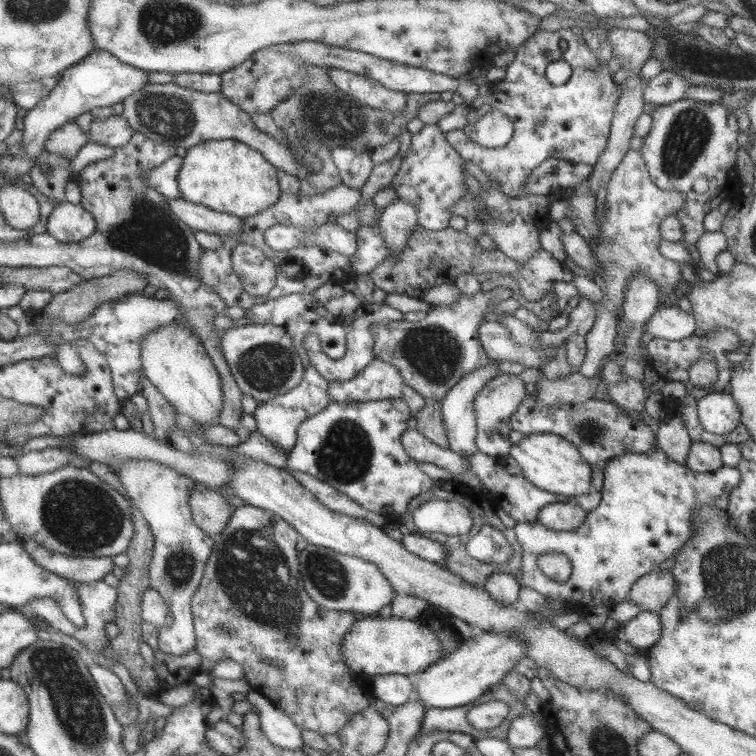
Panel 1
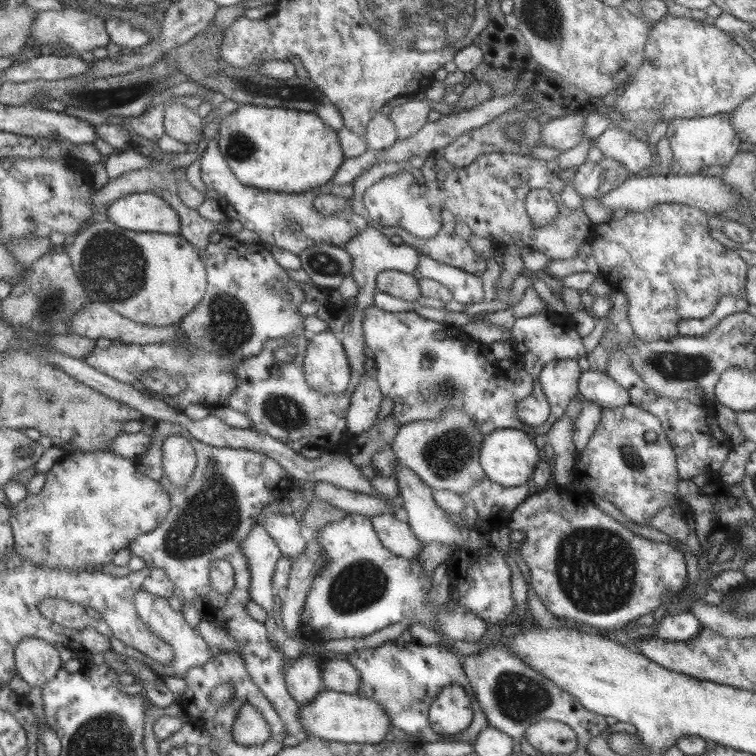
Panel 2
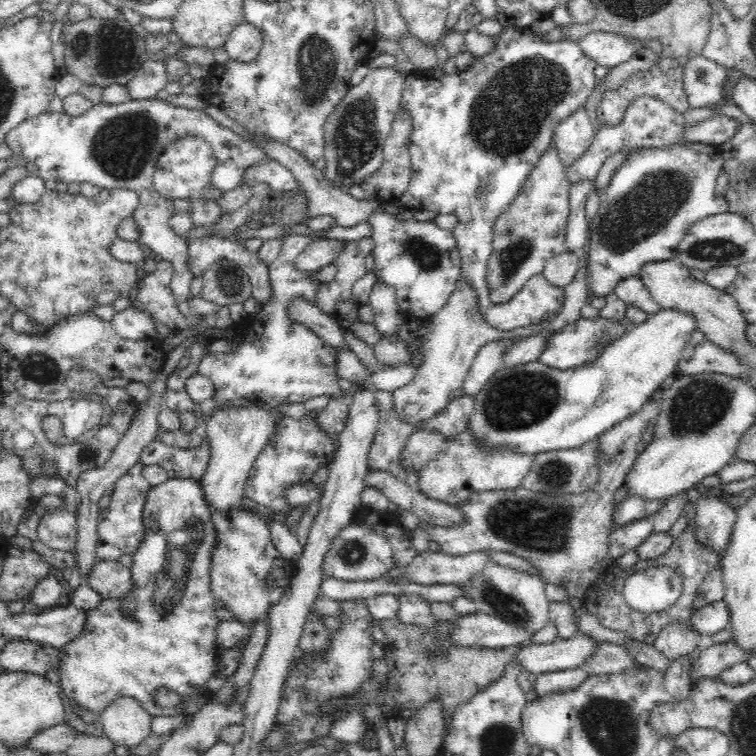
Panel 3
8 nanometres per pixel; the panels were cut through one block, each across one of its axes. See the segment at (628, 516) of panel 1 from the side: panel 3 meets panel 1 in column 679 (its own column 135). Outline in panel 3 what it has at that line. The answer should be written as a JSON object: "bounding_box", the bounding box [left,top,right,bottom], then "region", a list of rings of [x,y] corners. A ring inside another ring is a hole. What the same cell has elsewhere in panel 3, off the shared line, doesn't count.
{"bounding_box":[95,462,152,561],"region":[[[141,462],[134,464],[128,474],[119,478],[110,490],[111,499],[106,508],[101,508],[97,516],[97,538],[95,544],[95,555],[97,560],[117,561],[123,554],[132,554],[143,539],[142,509],[146,493],[152,488],[151,484],[144,478],[144,465]]]}

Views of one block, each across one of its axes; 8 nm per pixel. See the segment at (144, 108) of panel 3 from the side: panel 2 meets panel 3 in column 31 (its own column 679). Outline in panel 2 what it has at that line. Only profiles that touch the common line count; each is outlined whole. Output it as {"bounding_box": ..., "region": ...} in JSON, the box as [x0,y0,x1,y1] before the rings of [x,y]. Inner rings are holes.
{"bounding_box":[666,113,741,175],"region":[[[719,113],[713,116],[695,118],[671,118],[667,122],[666,138],[673,153],[669,175],[697,174],[699,169],[710,166],[725,167],[738,152],[741,138],[731,126],[731,114]]]}

